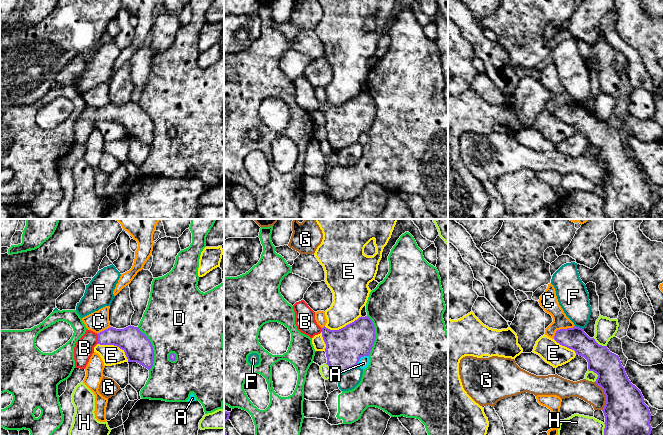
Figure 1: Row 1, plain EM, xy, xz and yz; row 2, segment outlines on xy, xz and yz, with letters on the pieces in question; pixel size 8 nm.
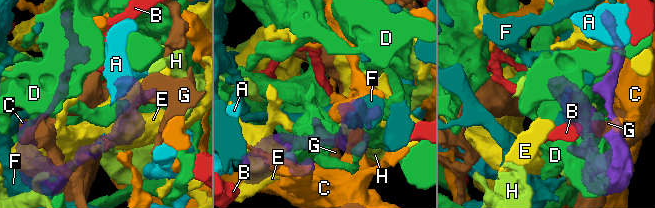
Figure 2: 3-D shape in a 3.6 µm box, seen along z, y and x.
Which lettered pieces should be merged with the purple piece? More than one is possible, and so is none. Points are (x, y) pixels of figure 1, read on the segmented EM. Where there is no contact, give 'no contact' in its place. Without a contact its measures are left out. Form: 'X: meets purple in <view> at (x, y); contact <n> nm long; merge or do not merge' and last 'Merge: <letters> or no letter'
A: meets purple in xz at (360, 357); contact 130 nm long; do not merge
B: meets purple in xy at (98, 339); contact 80 nm long; merge
C: meets purple in yz at (561, 329); contact 200 nm long; do not merge
D: meets purple in xy at (152, 349); contact 360 nm long; do not merge
E: meets purple in xy at (116, 345); contact 280 nm long; do not merge
F: meets purple in xz at (346, 369); contact 190 nm long; do not merge
G: meets purple in yz at (605, 395); contact 240 nm long; do not merge
H: meets purple in yz at (596, 373); contact 120 nm long; do not merge
Merge: B

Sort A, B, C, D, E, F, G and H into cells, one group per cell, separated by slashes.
A / B / C / D / E / F / G / H

